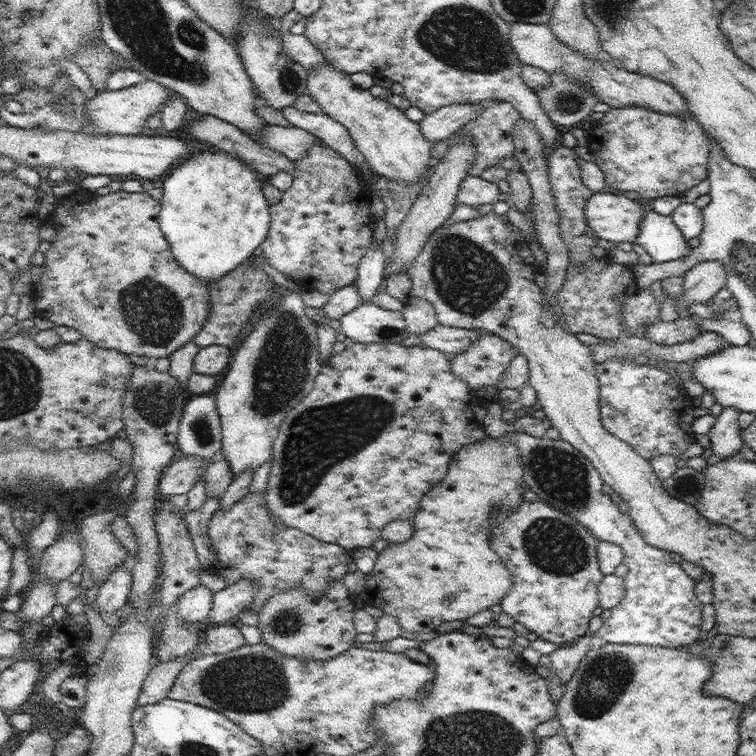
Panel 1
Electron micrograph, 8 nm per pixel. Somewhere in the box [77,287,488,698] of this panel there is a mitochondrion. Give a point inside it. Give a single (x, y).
(320, 437)

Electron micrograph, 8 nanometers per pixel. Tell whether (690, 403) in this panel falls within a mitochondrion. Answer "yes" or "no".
no

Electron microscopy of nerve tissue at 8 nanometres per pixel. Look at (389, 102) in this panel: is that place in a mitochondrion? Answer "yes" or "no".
no

